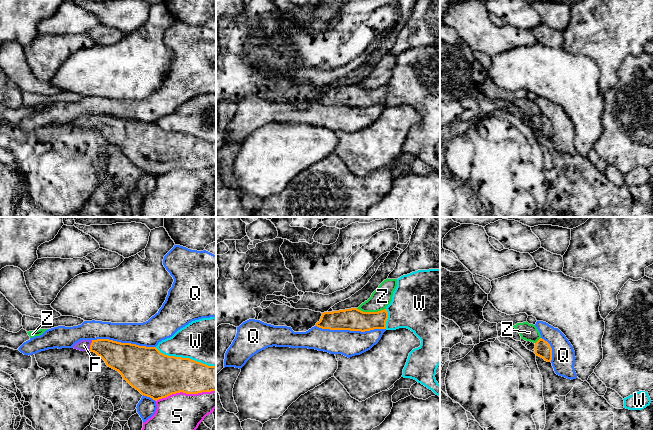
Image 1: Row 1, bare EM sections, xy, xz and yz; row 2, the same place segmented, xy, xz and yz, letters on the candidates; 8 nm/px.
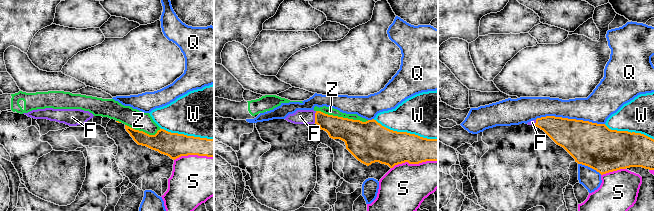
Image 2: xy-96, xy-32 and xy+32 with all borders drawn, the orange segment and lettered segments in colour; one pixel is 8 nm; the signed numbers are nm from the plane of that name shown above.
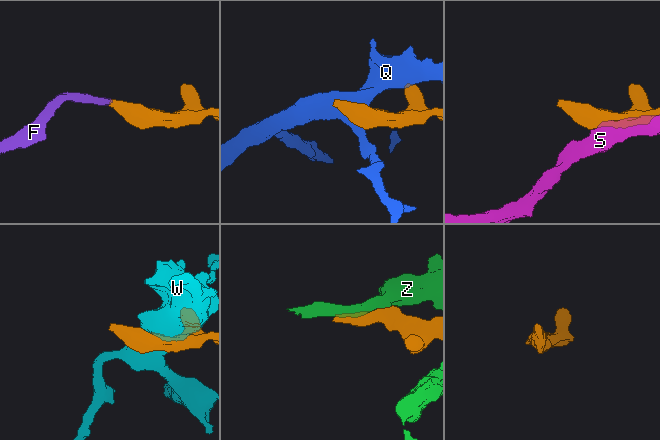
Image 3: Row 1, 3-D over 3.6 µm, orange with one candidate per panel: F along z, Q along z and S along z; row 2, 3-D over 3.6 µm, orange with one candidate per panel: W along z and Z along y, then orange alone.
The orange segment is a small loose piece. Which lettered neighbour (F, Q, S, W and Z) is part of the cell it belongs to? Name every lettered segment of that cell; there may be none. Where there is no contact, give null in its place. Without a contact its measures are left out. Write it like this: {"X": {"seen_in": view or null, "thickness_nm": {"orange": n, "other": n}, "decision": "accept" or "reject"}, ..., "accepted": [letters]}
{"F": {"seen_in": "xy", "thickness_nm": {"orange": 220, "other": 100}, "decision": "accept"}, "Q": {"seen_in": "xz", "thickness_nm": {"orange": 180, "other": 200}, "decision": "reject"}, "S": {"seen_in": "xy", "thickness_nm": {"orange": 360, "other": 360}, "decision": "reject"}, "W": {"seen_in": "xy", "thickness_nm": {"orange": 340, "other": 380}, "decision": "reject"}, "Z": {"seen_in": "xz", "thickness_nm": {"orange": 180, "other": 160}, "decision": "reject"}, "accepted": ["F"]}

